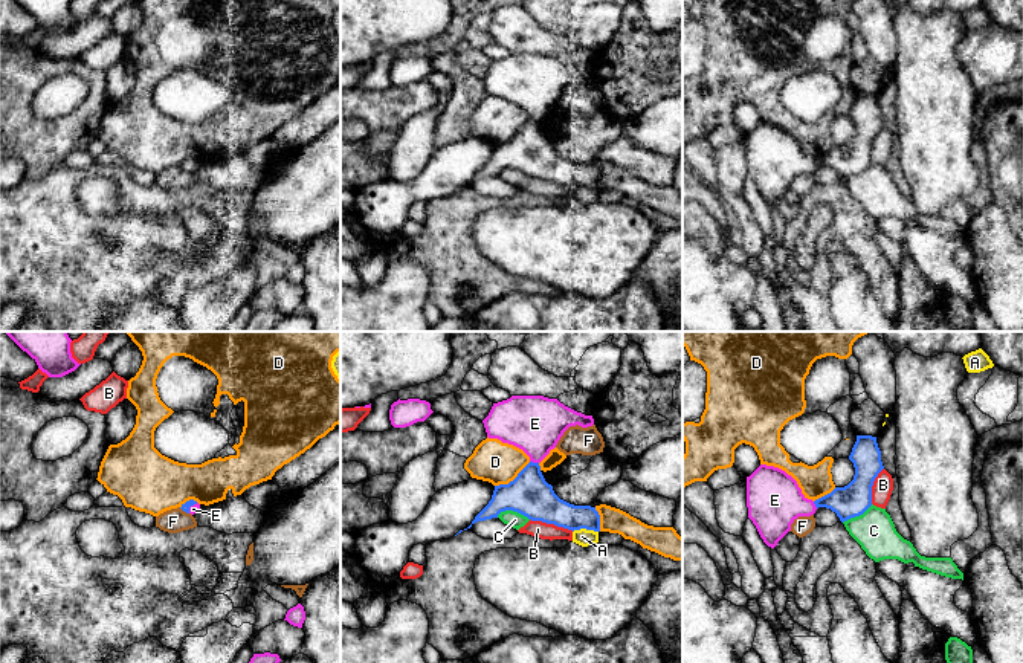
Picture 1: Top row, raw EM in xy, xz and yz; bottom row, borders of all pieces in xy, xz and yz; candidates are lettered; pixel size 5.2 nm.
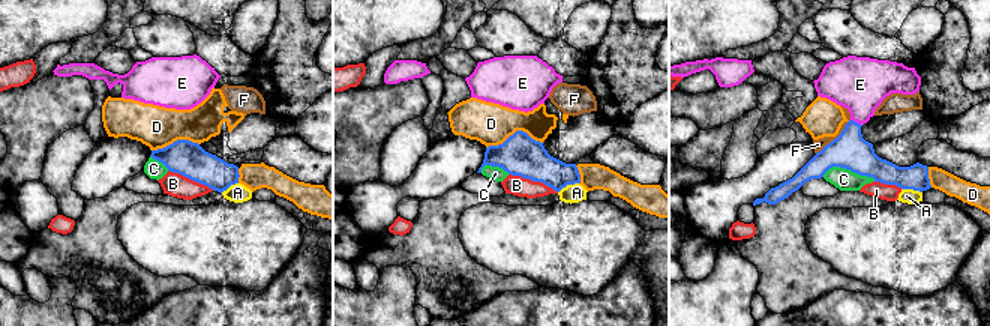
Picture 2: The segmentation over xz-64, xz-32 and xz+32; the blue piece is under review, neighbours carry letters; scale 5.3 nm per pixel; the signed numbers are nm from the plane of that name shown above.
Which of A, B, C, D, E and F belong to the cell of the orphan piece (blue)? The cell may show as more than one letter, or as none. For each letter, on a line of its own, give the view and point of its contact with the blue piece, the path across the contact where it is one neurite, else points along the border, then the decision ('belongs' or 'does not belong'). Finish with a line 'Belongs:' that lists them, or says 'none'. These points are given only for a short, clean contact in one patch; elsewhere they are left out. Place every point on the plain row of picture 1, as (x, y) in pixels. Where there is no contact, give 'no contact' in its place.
A: xz (585, 185) | does not belong
B: xz (551, 181) | does not belong
C: xz (513, 168) | along xz (496, 173), (506, 168), (516, 168), (529, 177) | does not belong
D: xz (513, 138) | does not belong
E: xz (535, 121) | across xz (529, 152), (535, 121), (535, 81) | belongs
F: xy (183, 168) | does not belong
Belongs: E

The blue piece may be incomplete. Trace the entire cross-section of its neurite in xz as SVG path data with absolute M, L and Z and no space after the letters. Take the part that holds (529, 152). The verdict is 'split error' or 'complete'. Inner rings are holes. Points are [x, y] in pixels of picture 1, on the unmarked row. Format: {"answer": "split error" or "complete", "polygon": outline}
{"answer": "split error", "polygon": "M512 53L493 61L482 81L489 96L522 107L530 121L508 142L495 144L492 157L472 182L513 168L531 179L573 189L580 186L600 189L600 173L595 165L574 163L560 157L545 139L539 124L570 84L592 84L592 73L577 70L557 57Z"}

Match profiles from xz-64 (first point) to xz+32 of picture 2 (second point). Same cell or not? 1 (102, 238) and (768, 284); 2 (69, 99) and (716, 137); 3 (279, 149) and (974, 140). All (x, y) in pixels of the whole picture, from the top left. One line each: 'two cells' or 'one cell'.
1: one cell
2: two cells
3: two cells

